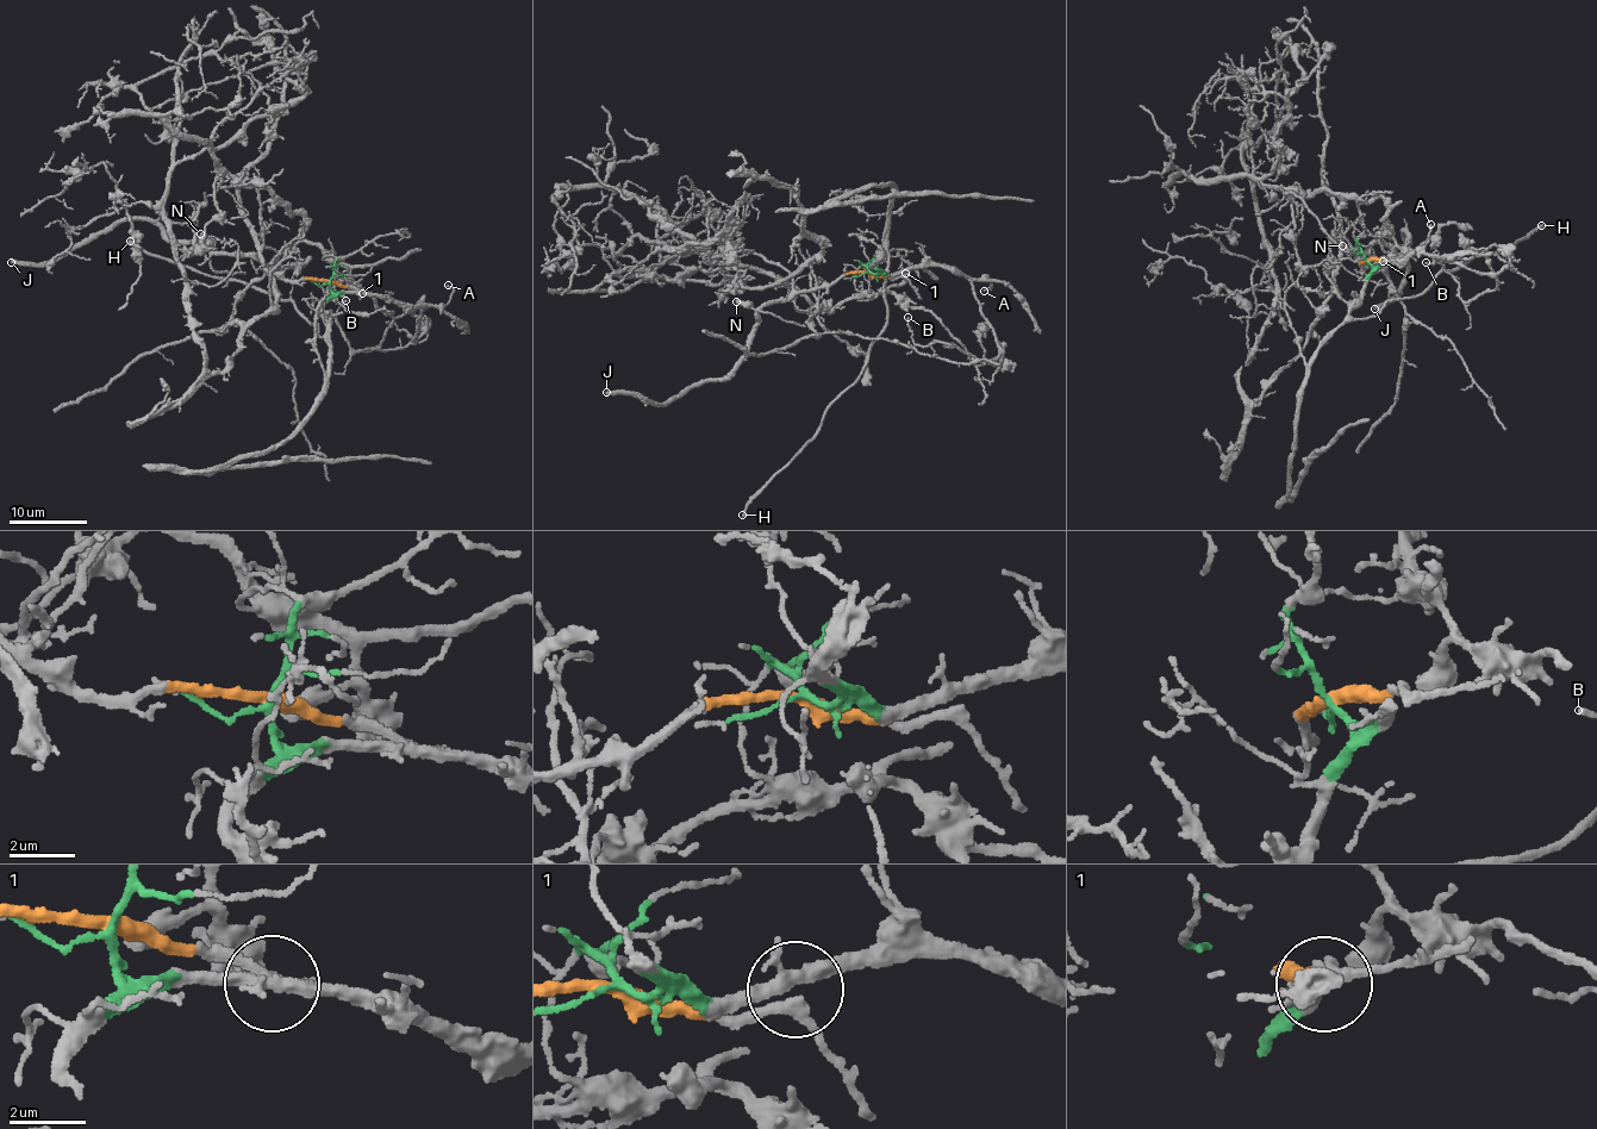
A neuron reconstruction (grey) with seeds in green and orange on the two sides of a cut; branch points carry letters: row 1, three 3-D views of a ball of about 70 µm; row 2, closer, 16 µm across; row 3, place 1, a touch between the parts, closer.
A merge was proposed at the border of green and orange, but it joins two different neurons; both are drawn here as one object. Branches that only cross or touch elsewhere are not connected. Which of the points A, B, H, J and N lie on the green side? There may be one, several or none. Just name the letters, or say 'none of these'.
A, B, H

